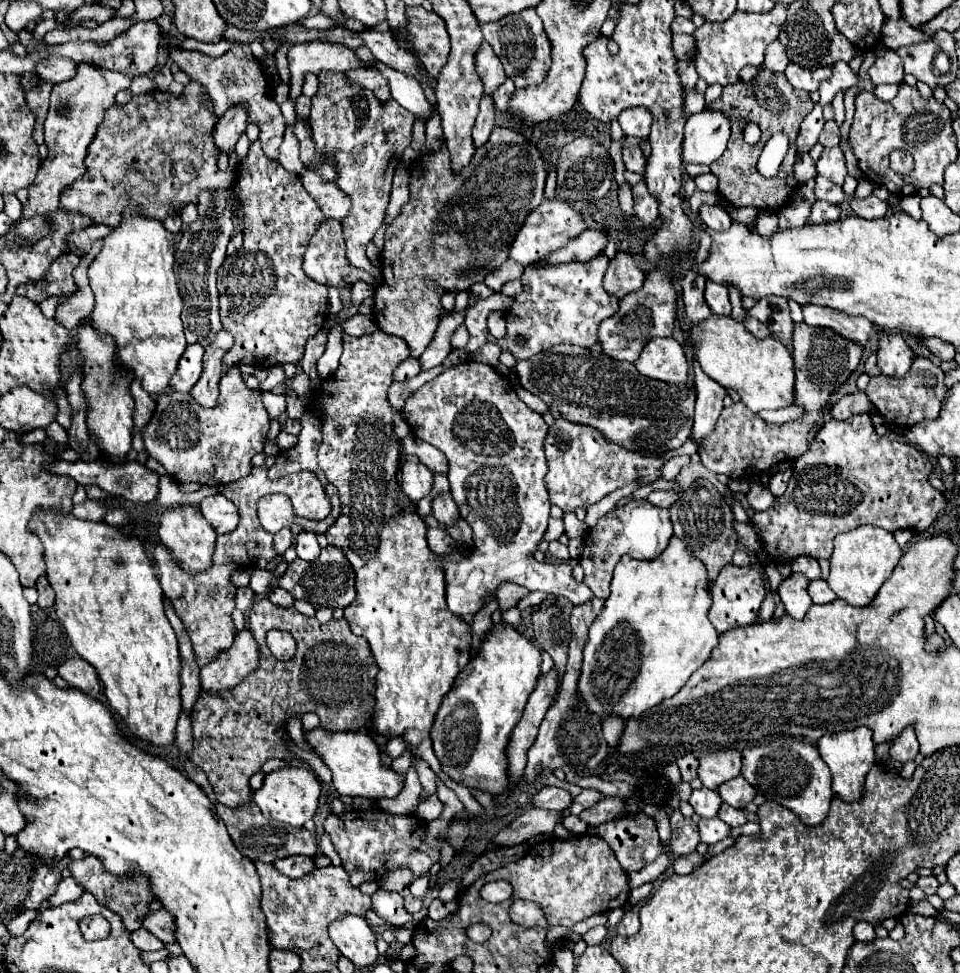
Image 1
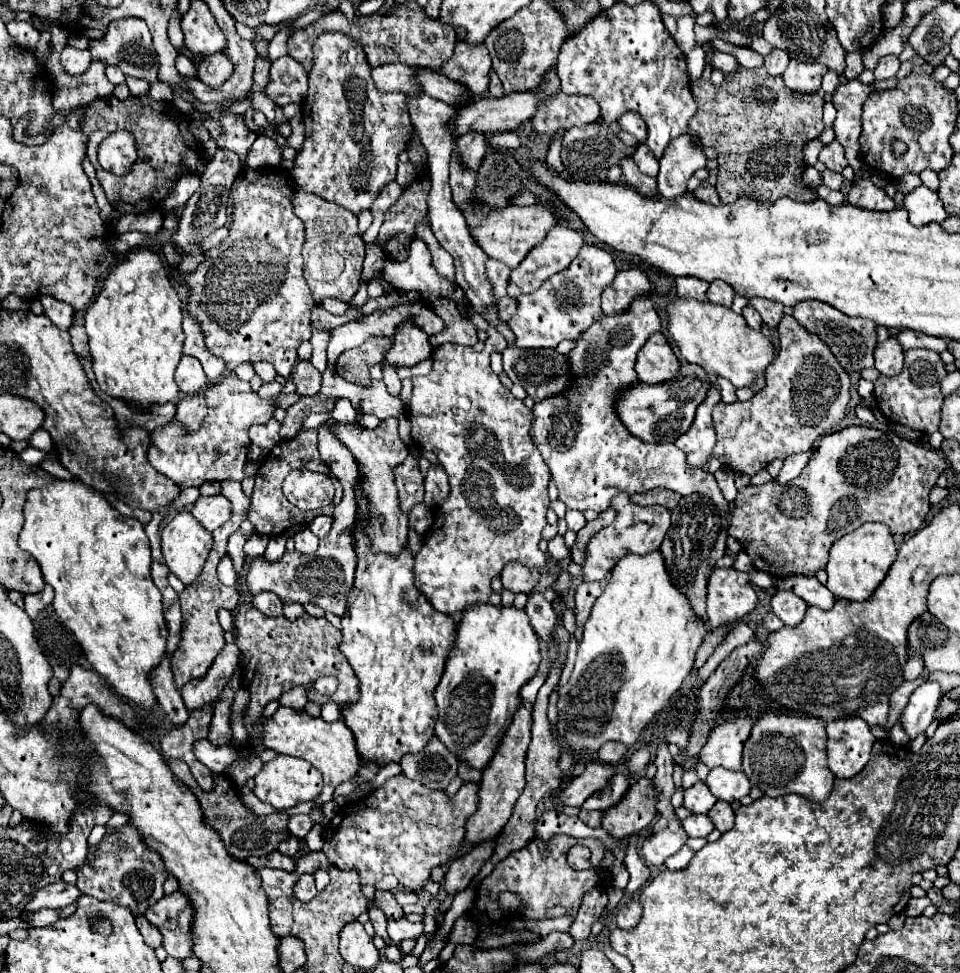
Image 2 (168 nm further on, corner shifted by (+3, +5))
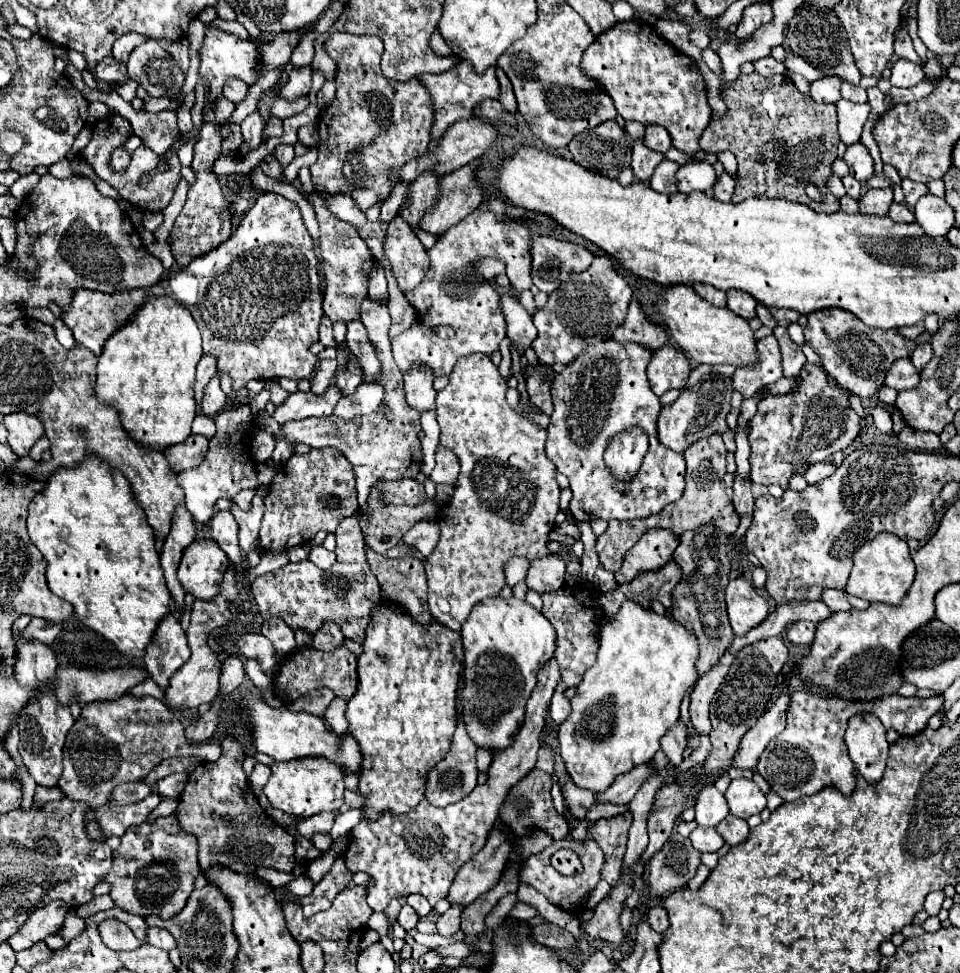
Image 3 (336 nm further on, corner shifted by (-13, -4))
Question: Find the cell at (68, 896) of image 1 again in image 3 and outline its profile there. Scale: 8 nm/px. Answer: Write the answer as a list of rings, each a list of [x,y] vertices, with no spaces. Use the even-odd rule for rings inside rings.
[[[52,901],[42,909],[36,909],[28,921],[8,939],[8,945],[14,951],[30,949],[34,943],[46,939],[48,935],[56,935],[62,929],[64,915],[68,913],[68,905],[60,901]]]

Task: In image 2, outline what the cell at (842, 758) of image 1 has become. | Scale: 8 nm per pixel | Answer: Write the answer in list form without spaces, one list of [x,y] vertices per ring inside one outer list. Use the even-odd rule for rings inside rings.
[[[842,718],[826,724],[826,754],[828,768],[836,778],[856,776],[870,760],[870,750],[876,738],[870,726],[858,718]]]

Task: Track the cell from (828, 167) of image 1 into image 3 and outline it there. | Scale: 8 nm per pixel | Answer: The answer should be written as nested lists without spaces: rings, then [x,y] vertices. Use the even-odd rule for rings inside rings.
[[[862,143],[848,145],[842,159],[850,167],[850,173],[852,173],[852,177],[856,181],[866,181],[866,179],[870,179],[874,175],[874,161],[872,161],[868,149]]]

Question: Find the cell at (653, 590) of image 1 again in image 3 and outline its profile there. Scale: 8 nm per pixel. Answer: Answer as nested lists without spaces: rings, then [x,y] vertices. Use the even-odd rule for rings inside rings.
[[[624,601],[620,613],[612,615],[612,617],[606,617],[602,621],[602,627],[600,627],[600,649],[598,649],[598,661],[594,667],[590,667],[586,673],[584,673],[584,681],[576,687],[576,695],[572,697],[572,711],[568,715],[568,719],[560,725],[558,729],[558,741],[560,741],[560,755],[566,763],[566,769],[572,777],[572,781],[582,787],[582,789],[590,789],[594,795],[598,793],[604,793],[618,775],[622,773],[628,773],[632,767],[640,765],[640,763],[646,763],[650,761],[656,751],[660,749],[660,737],[678,721],[680,717],[680,703],[682,703],[682,697],[686,693],[688,687],[692,687],[696,681],[698,681],[698,675],[696,675],[696,663],[698,659],[698,641],[696,637],[692,635],[692,631],[684,629],[678,621],[674,619],[668,619],[666,615],[656,615],[652,609],[646,609],[646,607],[640,607],[636,605],[634,601]]]

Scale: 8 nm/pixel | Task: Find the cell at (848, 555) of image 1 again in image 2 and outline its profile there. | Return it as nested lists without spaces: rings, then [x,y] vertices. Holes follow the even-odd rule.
[[[862,524],[854,532],[838,538],[830,548],[830,560],[826,564],[828,572],[828,590],[836,598],[862,602],[872,596],[878,584],[884,580],[892,562],[896,560],[894,538],[884,524]]]

